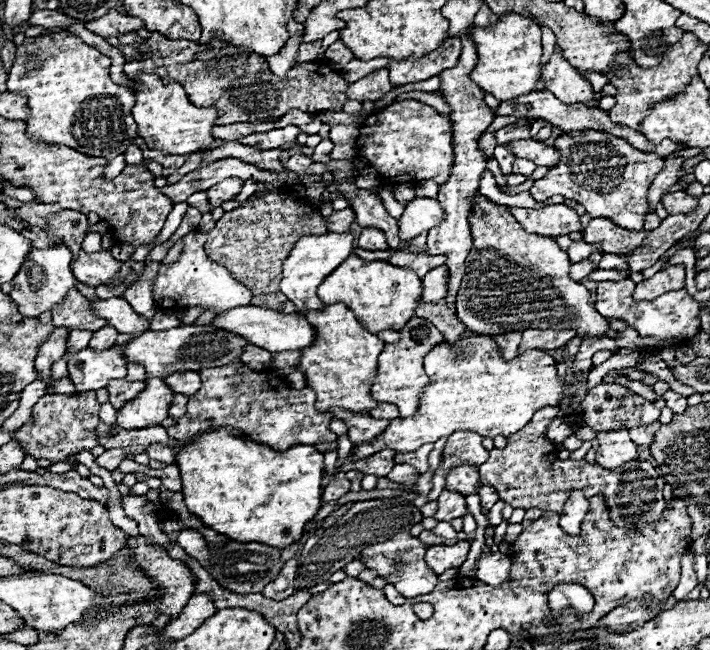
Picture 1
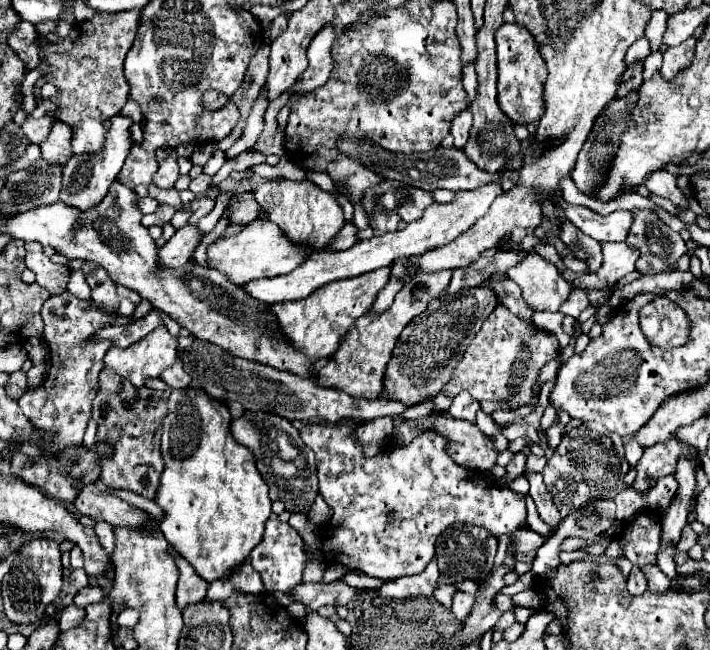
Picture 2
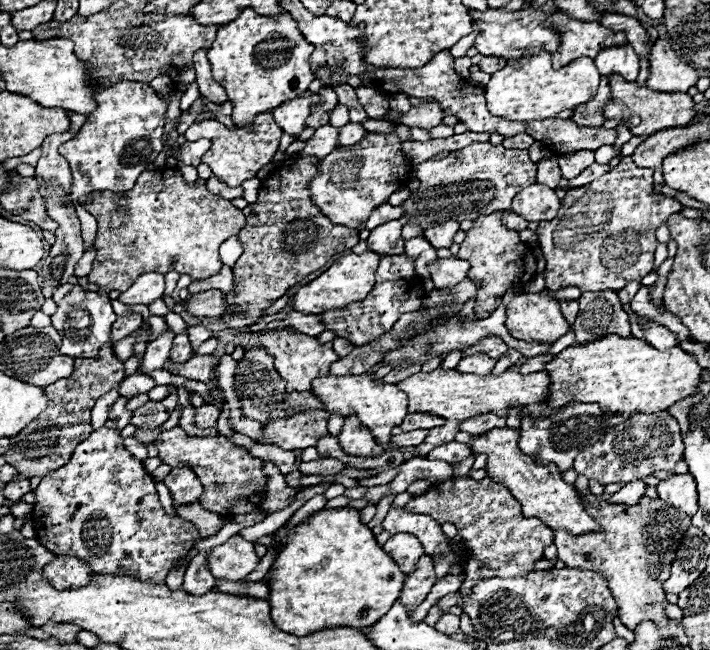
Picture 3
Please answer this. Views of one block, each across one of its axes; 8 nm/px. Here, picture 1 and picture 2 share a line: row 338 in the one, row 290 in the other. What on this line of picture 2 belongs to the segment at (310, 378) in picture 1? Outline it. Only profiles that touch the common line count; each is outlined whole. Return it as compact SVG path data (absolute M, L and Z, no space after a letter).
M380 268L378 272L366 272L366 276L354 276L354 280L338 280L334 284L326 284L326 288L318 288L318 292L312 292L298 302L278 302L272 306L272 310L278 316L282 332L290 338L294 348L316 362L332 356L338 350L348 328L354 326L358 316L372 308L378 292L386 286L388 280L390 268Z

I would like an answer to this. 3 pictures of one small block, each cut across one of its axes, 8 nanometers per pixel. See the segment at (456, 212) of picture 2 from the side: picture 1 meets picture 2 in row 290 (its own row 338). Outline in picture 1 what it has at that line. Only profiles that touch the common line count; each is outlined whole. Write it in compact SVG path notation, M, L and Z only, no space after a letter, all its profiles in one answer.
M244 306L244 308L232 308L230 312L222 316L214 316L212 326L216 328L226 328L232 332L238 332L240 336L246 336L246 340L254 346L260 346L268 352L282 352L282 350L300 350L304 346L310 346L314 340L314 330L308 324L304 316L298 314L282 314L274 312L268 308L258 308L258 306Z

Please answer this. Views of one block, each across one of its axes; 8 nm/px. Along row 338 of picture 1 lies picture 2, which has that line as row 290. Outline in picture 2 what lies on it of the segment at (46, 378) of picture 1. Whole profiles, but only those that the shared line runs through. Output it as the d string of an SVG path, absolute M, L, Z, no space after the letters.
M26 244L26 268L30 268L36 274L36 282L50 294L56 296L66 292L70 270L62 264L52 264L50 258L42 254L42 244Z

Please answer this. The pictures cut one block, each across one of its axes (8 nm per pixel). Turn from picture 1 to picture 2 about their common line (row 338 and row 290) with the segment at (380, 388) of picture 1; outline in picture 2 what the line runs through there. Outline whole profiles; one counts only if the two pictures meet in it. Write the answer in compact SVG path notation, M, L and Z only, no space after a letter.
M418 272L412 280L408 280L402 290L396 294L392 306L384 310L382 314L364 314L354 322L354 328L344 336L342 346L334 354L334 358L328 362L326 368L320 370L318 384L326 388L338 388L346 390L354 398L368 398L368 400L378 400L380 394L384 392L384 370L386 364L392 356L392 348L398 340L398 332L404 330L404 326L418 316L420 312L426 310L428 302L438 298L444 290L446 284L450 284L452 272Z

